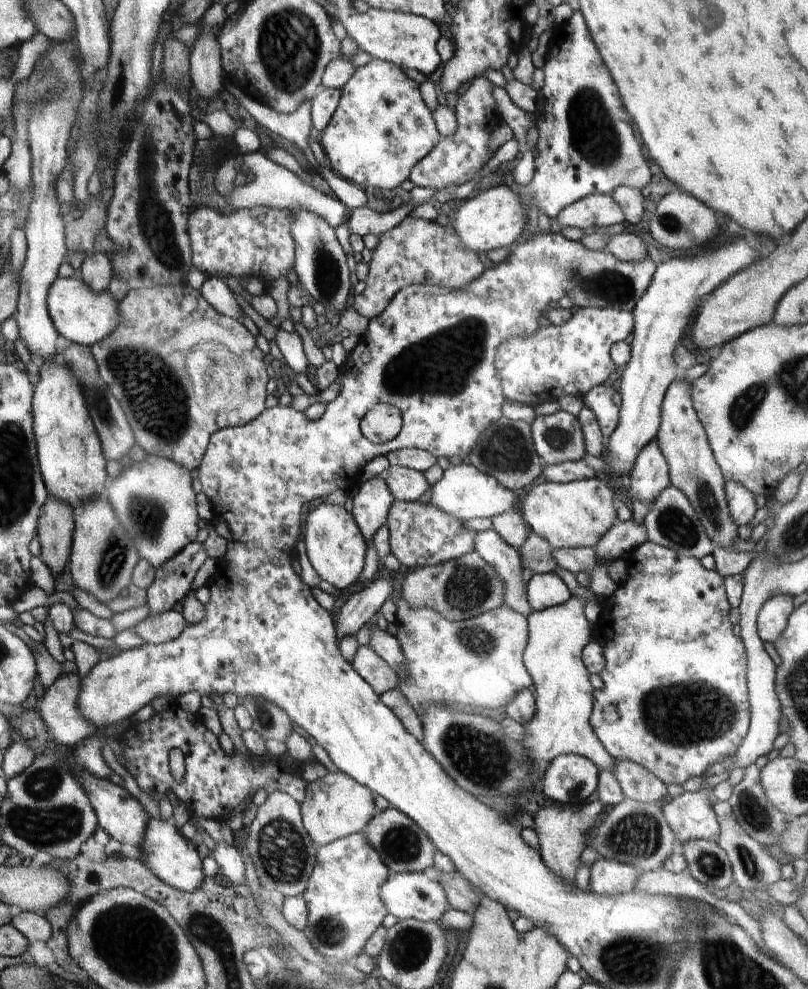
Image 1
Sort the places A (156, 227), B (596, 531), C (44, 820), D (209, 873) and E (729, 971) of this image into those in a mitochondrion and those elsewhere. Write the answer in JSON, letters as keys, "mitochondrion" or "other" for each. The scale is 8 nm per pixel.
{"A":"mitochondrion","B":"other","C":"mitochondrion","D":"other","E":"mitochondrion"}

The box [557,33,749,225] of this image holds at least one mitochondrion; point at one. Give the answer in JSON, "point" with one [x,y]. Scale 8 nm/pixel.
{"point":[593,133]}

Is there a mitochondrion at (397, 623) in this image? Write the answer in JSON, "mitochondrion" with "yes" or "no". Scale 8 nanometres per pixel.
{"mitochondrion":"no"}

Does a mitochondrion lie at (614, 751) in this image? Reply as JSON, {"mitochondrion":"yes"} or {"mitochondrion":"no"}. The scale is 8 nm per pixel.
{"mitochondrion":"no"}

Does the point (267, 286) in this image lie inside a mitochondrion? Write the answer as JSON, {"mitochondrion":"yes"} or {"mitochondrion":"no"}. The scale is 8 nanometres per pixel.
{"mitochondrion":"no"}

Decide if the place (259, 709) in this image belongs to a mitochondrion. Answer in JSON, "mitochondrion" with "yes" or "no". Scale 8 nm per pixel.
{"mitochondrion":"yes"}

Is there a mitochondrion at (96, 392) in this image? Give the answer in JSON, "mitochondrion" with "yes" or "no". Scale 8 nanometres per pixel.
{"mitochondrion":"yes"}

